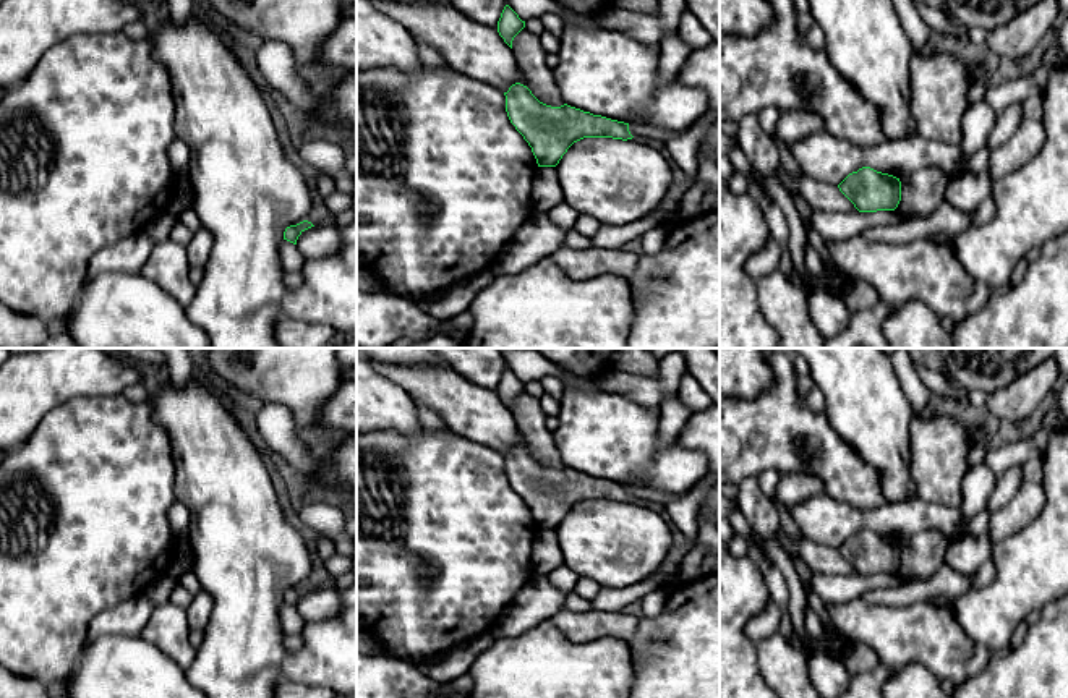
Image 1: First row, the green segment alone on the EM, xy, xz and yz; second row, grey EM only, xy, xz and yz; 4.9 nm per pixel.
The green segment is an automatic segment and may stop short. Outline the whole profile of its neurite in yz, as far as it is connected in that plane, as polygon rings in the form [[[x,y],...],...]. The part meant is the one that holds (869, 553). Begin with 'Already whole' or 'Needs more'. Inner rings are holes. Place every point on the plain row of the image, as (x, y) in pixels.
Already whole. [[[870,530],[849,536],[838,551],[859,575],[895,573],[901,564],[899,541]]]

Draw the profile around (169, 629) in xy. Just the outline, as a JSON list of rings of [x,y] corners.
[[[172,601],[154,609],[139,636],[156,645],[180,667],[188,669],[193,664],[196,649],[190,643],[188,615],[185,609]]]

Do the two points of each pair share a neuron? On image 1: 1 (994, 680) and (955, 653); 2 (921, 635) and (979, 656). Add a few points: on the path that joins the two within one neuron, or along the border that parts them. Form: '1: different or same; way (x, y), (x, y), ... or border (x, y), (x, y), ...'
1: different; border (992, 656), (981, 671), (965, 680)
2: same; way (935, 640), (950, 655), (965, 656)

